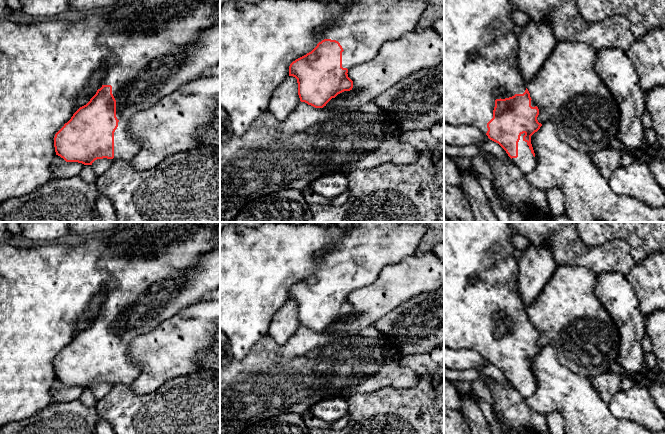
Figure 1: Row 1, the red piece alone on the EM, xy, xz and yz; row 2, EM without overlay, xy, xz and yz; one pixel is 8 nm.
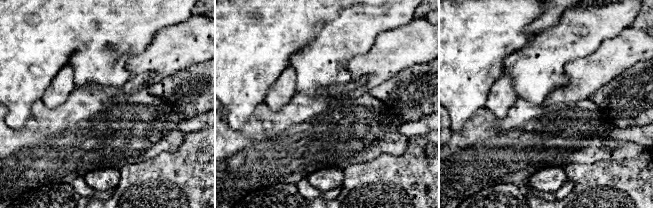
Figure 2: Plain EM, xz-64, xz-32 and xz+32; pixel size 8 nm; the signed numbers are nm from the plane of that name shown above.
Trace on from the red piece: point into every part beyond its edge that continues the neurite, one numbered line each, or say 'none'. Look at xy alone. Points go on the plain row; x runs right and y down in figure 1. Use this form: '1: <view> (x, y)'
1: xy (145, 272)

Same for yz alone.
1: yz (481, 273)

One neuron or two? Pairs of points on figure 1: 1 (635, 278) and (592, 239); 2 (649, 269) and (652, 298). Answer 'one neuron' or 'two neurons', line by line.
1: two neurons
2: one neuron

